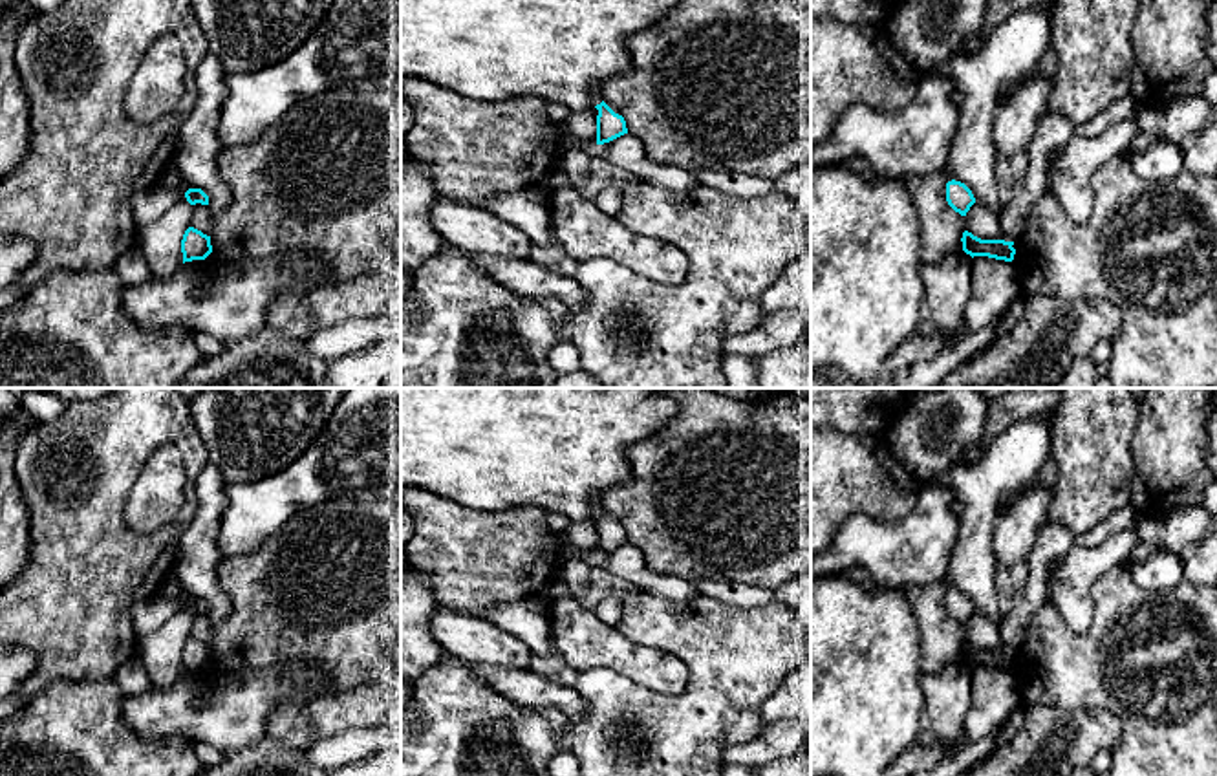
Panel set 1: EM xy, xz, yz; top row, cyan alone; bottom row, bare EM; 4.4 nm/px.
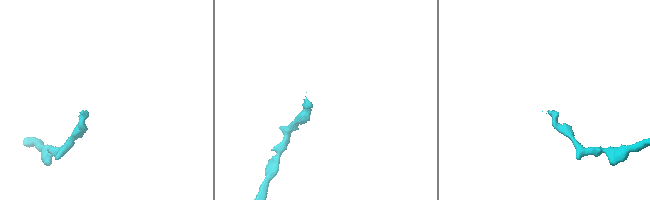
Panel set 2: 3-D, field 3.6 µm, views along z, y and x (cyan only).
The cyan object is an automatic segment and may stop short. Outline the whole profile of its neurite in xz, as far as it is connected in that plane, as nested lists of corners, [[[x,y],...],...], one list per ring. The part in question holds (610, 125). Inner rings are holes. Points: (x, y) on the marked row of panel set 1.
[[[600,84],[591,88],[591,104],[598,110],[597,115],[597,145],[609,143],[628,134],[626,121],[615,113],[602,99]]]

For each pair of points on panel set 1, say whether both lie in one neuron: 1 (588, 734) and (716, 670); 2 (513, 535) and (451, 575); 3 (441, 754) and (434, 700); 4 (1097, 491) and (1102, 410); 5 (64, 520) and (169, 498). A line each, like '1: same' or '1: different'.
1: same
2: same
3: same
4: same
5: different

